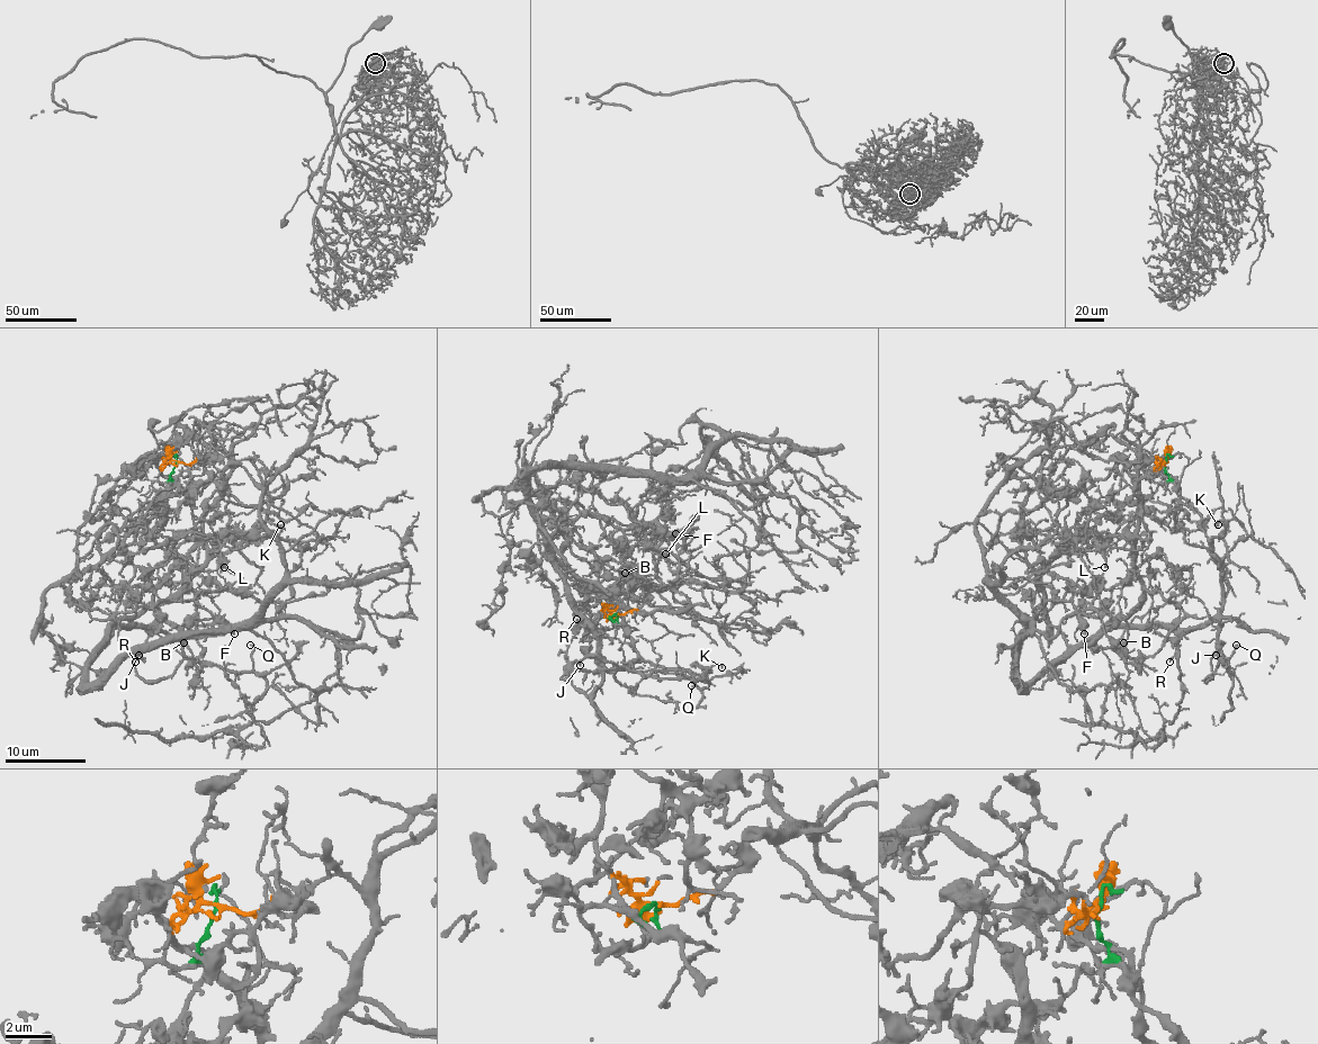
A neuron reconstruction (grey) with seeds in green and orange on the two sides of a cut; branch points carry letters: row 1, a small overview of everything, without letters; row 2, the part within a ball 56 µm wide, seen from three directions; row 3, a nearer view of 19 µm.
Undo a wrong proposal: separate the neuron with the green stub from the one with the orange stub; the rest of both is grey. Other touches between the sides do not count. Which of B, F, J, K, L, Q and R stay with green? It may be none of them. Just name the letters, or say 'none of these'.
J, K, Q, R

